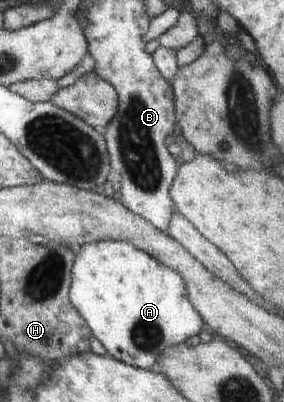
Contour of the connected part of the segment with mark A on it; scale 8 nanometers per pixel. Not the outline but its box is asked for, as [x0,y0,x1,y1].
[70,240,204,370]

